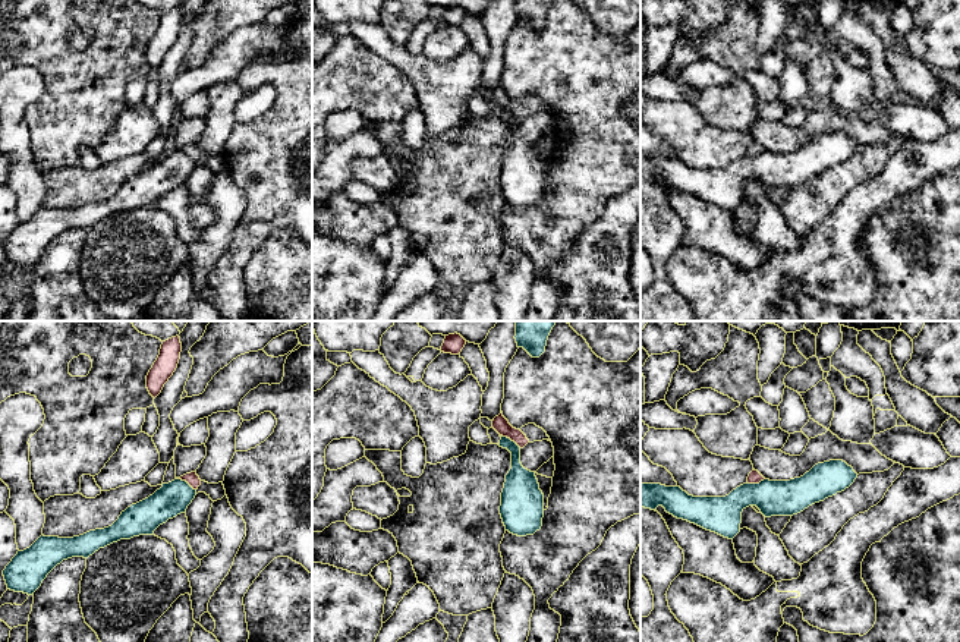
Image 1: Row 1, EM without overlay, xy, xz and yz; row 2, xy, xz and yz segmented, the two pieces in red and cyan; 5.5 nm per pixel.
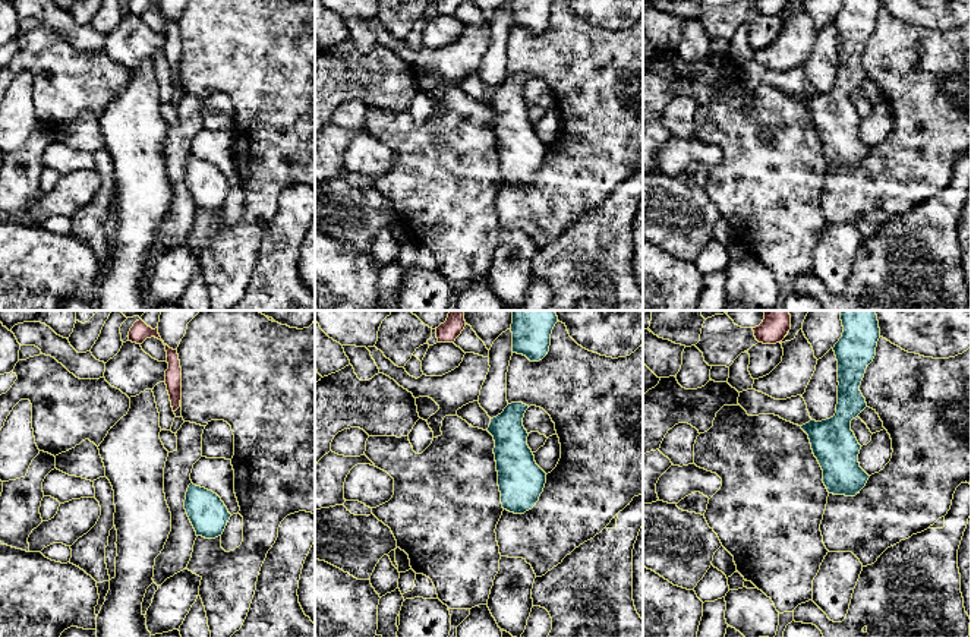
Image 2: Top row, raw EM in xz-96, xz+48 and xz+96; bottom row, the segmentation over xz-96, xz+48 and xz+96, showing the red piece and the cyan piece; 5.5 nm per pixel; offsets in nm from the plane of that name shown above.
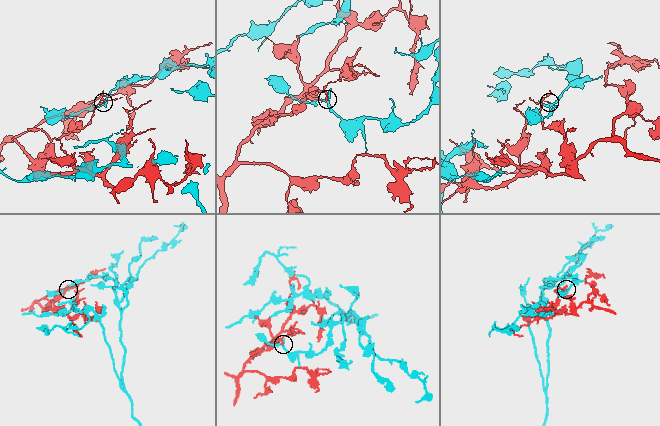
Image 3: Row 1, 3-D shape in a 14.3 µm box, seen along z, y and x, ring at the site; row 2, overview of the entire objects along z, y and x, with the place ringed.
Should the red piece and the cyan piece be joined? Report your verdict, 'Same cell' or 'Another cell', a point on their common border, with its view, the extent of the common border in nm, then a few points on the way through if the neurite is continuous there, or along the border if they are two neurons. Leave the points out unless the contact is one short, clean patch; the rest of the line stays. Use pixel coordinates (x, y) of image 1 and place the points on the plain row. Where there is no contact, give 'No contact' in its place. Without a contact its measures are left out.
Another cell. Touches red at xz (510, 110). Shared border 140 nm. Boundary: xz (500, 106), (513, 112), (521, 119)

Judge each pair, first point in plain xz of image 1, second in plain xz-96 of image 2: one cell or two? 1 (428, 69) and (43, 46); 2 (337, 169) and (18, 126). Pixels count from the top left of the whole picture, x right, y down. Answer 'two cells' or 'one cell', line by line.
1: two cells
2: two cells

